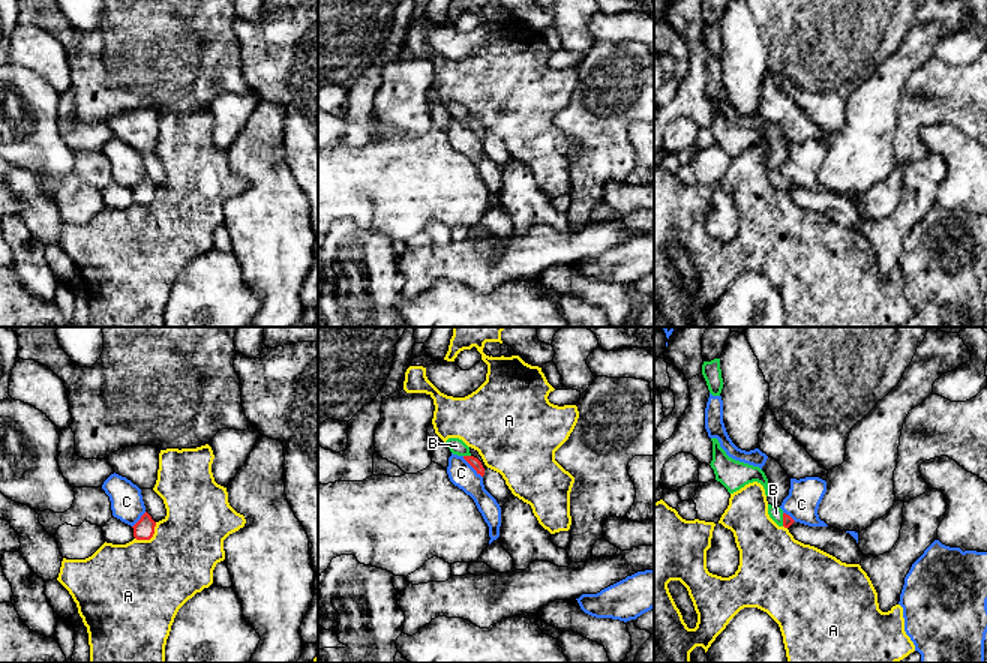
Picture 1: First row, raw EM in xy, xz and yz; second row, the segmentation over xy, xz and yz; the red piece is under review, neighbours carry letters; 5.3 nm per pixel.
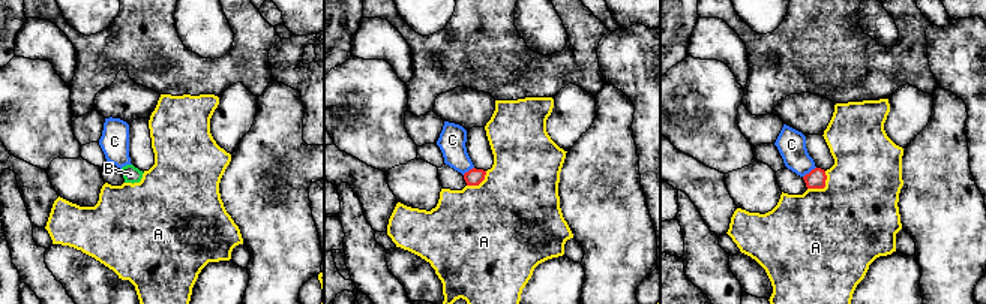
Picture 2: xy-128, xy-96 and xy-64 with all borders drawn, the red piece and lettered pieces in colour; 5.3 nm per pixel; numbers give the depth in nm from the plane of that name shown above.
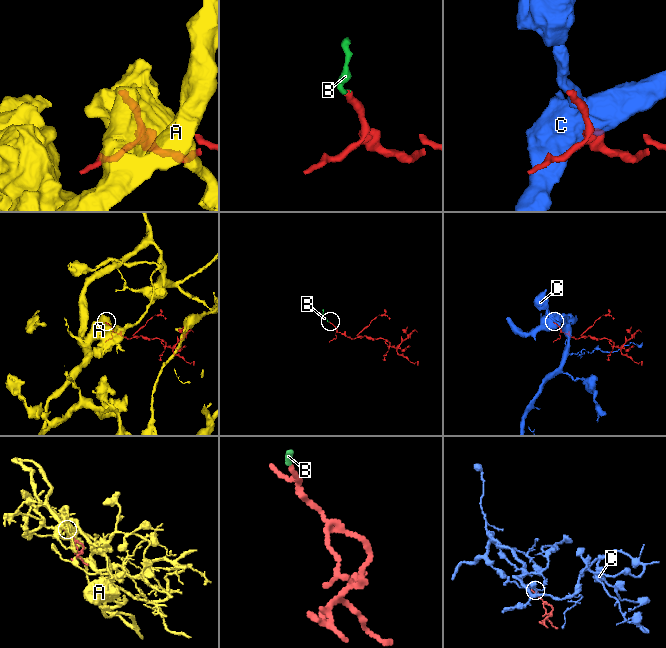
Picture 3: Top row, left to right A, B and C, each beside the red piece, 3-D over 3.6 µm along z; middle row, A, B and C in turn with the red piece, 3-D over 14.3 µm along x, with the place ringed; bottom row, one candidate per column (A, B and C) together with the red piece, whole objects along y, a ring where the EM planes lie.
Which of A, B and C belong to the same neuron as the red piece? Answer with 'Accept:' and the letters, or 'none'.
Accept: B

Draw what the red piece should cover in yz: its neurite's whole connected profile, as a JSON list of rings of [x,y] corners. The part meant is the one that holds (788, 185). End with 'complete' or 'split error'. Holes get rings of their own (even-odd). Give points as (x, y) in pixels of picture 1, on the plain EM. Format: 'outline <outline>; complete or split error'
outline [[[768,168],[768,178],[778,190],[789,192],[795,186],[780,171],[774,171],[771,168]]]; split error

